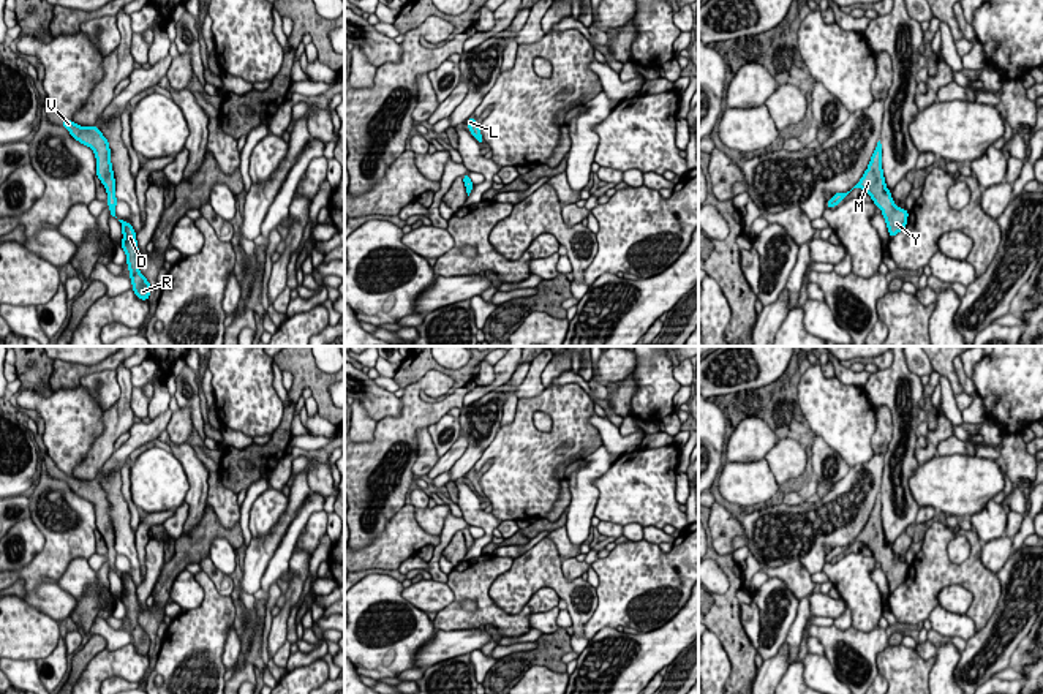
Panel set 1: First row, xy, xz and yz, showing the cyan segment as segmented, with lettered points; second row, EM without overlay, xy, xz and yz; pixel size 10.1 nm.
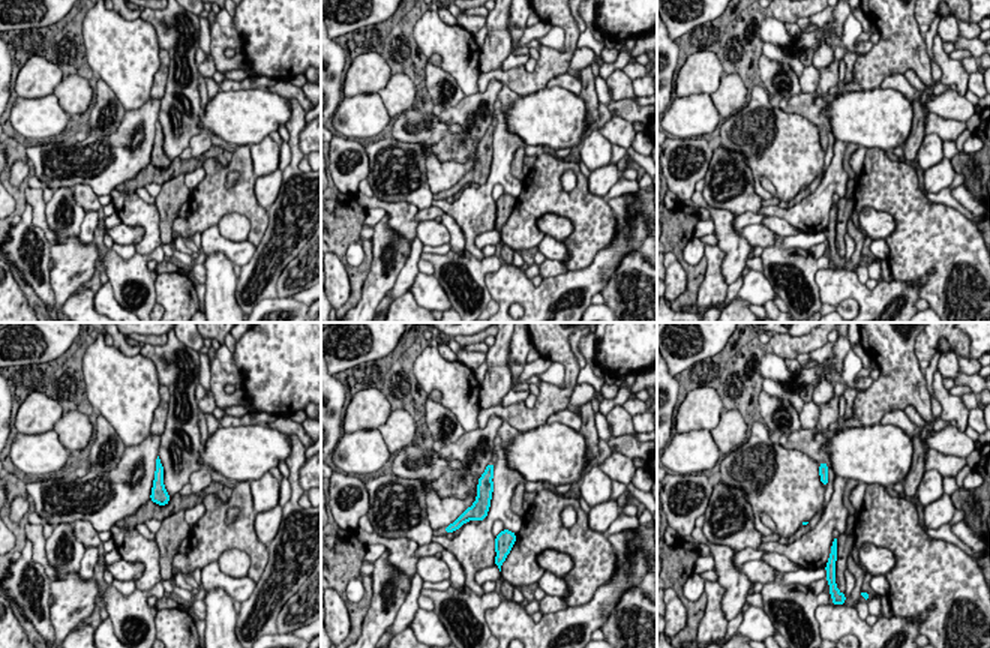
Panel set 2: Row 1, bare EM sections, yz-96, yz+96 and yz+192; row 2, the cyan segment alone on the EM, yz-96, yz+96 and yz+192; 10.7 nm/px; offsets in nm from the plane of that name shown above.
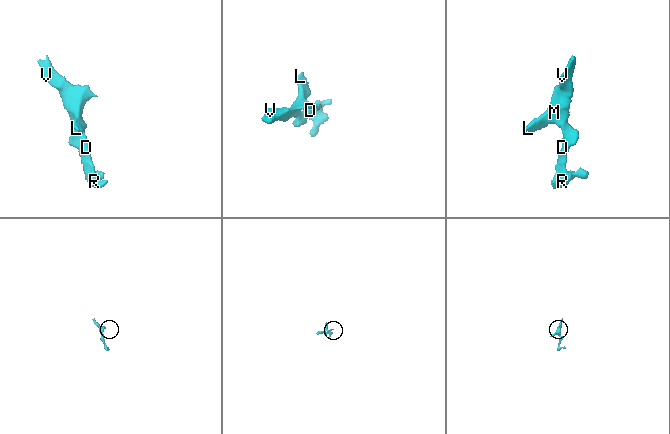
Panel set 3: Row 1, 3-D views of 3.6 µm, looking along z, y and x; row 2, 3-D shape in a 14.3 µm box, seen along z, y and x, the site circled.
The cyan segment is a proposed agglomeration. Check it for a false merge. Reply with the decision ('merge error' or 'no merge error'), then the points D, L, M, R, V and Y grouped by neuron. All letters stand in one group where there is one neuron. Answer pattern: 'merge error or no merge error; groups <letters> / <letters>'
no merge error; groups D L M R V Y

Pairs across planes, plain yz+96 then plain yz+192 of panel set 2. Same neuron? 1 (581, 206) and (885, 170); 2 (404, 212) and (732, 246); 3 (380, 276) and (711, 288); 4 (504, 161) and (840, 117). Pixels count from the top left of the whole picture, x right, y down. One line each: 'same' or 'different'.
1: same
2: same
3: same
4: different

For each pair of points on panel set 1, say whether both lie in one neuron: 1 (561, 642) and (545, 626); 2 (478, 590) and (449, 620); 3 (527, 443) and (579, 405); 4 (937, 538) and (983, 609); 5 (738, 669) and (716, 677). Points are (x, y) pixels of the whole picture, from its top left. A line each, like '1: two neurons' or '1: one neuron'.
1: two neurons
2: one neuron
3: one neuron
4: one neuron
5: two neurons

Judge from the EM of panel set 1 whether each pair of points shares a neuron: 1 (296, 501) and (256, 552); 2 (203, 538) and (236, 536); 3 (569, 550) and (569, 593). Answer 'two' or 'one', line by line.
1: one
2: one
3: two

